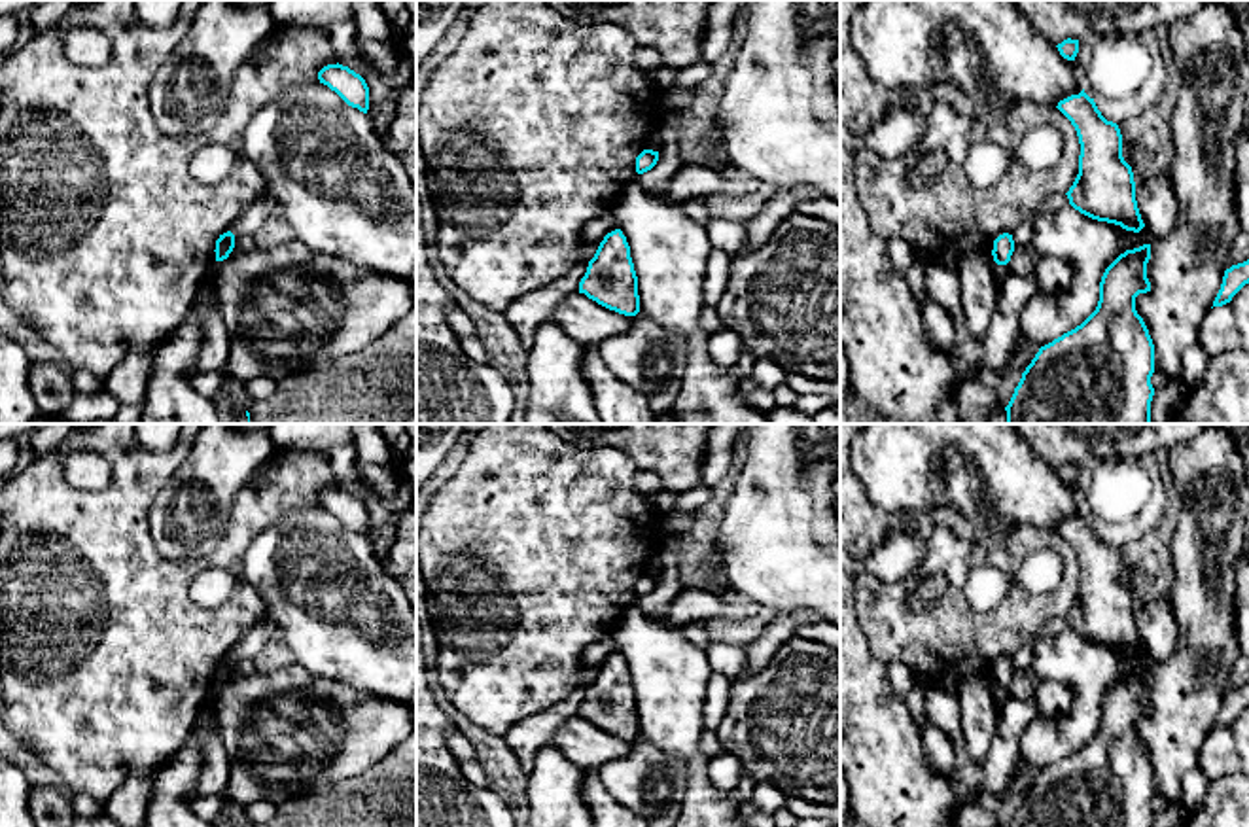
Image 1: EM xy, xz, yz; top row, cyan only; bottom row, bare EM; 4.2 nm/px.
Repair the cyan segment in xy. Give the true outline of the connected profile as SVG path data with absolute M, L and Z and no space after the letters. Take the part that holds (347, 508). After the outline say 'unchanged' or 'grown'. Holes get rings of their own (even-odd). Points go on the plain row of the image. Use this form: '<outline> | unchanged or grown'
M327 488L318 496L320 507L335 515L348 530L367 537L369 511L365 503L343 488Z | unchanged

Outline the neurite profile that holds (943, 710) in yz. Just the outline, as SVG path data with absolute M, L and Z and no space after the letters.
M929 689L925 695L925 719L950 740L961 732L963 713L956 693Z

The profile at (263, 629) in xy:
M267 615L261 617L252 626L252 630L231 649L231 657L235 660L252 660L276 630L278 628L273 619L269 619Z

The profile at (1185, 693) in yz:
M1207 426L1196 437L1168 450L1181 511L1170 543L1171 589L1168 600L1177 621L1175 653L1151 668L1147 702L1151 713L1135 721L1154 768L1154 795L1175 802L1183 776L1198 765L1200 748L1221 713L1224 683L1240 655L1234 625L1236 562L1245 547L1249 483L1234 437L1221 426Z

